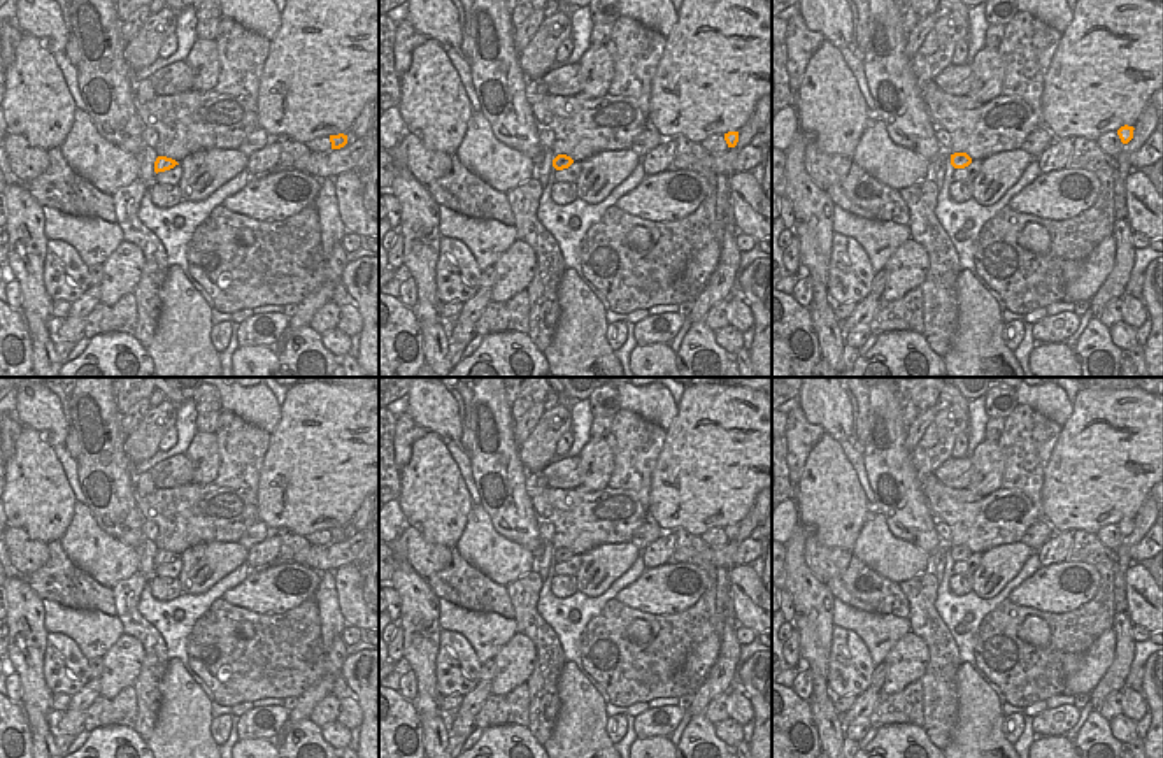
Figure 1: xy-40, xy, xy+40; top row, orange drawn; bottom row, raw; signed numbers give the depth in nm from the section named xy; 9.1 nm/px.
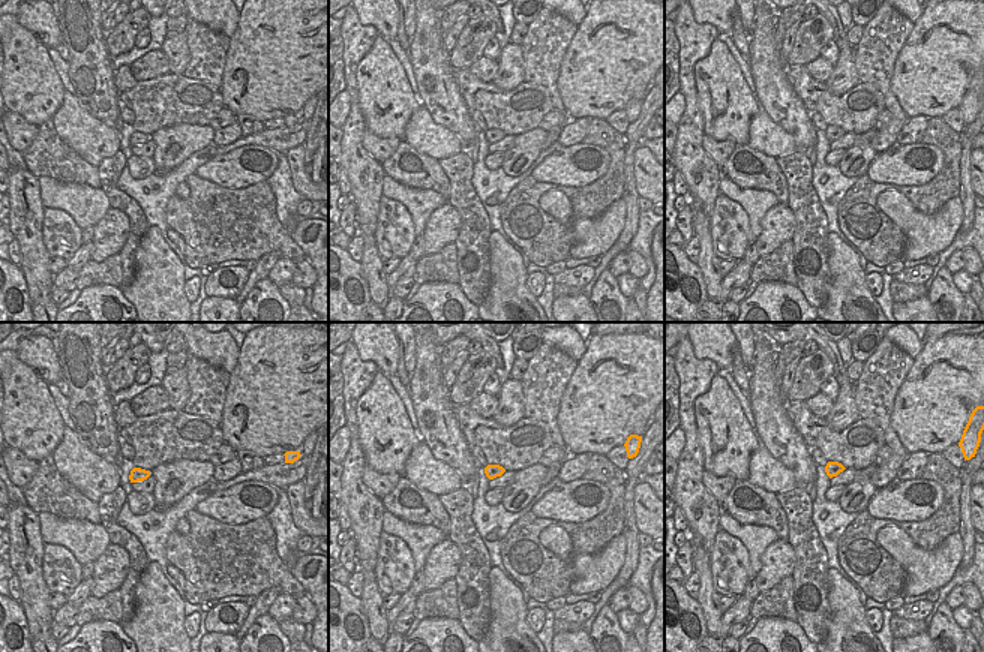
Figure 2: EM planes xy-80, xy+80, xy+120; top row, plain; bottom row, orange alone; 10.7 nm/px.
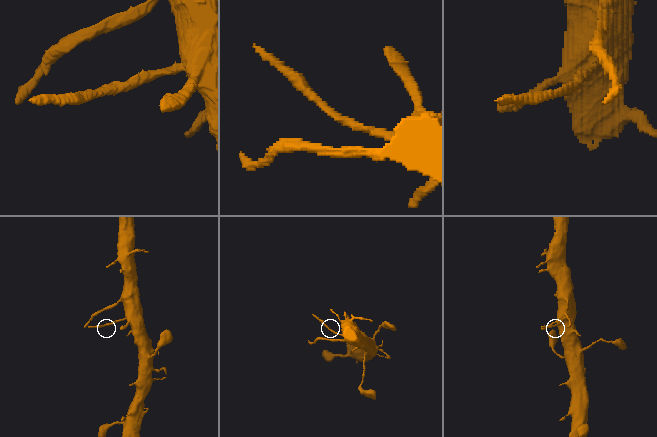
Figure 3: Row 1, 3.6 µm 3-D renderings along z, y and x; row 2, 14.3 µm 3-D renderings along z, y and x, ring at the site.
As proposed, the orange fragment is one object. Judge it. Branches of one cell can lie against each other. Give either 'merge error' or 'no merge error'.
merge error

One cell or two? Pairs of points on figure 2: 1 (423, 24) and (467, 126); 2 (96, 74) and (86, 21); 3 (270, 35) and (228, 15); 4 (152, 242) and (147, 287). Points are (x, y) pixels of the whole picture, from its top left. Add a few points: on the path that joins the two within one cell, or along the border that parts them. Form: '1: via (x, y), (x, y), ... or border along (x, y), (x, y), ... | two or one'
1: via (428, 50), (431, 68), (444, 101) | one
2: via (90, 60), (86, 35) | one
3: border along (240, 15), (237, 29), (230, 36) | two
4: via (152, 252), (152, 276) | one

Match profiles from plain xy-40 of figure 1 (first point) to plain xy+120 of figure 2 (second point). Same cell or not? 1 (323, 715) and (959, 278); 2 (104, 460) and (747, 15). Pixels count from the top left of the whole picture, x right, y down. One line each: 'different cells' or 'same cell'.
1: different cells
2: different cells

